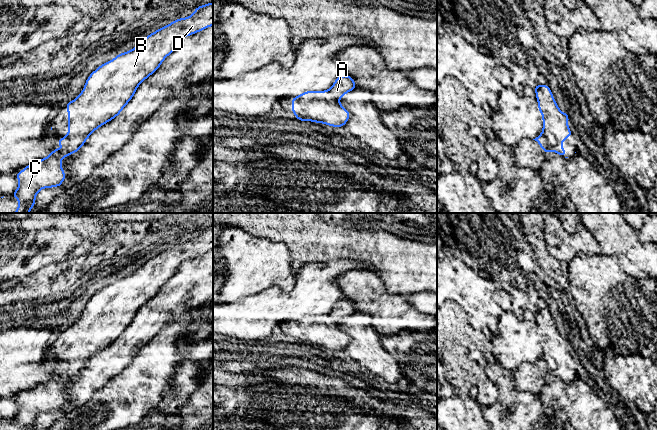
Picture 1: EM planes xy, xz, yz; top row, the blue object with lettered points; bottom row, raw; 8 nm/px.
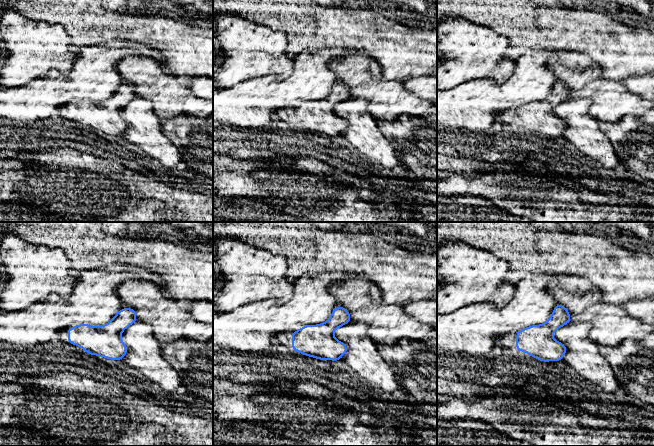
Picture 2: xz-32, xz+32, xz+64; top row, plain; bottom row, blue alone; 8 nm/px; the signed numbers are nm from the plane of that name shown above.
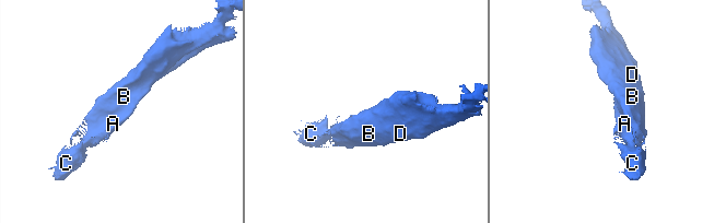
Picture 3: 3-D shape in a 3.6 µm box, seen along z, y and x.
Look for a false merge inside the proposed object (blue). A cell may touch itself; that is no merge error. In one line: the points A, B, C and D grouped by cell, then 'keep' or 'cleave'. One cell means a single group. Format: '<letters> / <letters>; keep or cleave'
A B C D; keep

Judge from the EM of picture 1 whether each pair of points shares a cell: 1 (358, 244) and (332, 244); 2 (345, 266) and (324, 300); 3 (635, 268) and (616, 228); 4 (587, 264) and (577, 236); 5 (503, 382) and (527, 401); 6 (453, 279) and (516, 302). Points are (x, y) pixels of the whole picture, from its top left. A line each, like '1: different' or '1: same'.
1: same
2: same
3: same
4: different
5: same
6: same

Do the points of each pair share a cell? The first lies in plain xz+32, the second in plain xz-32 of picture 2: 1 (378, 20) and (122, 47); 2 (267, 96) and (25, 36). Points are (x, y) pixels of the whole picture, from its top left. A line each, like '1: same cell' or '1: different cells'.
1: different cells
2: different cells

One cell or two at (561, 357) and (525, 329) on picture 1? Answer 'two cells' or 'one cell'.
two cells

